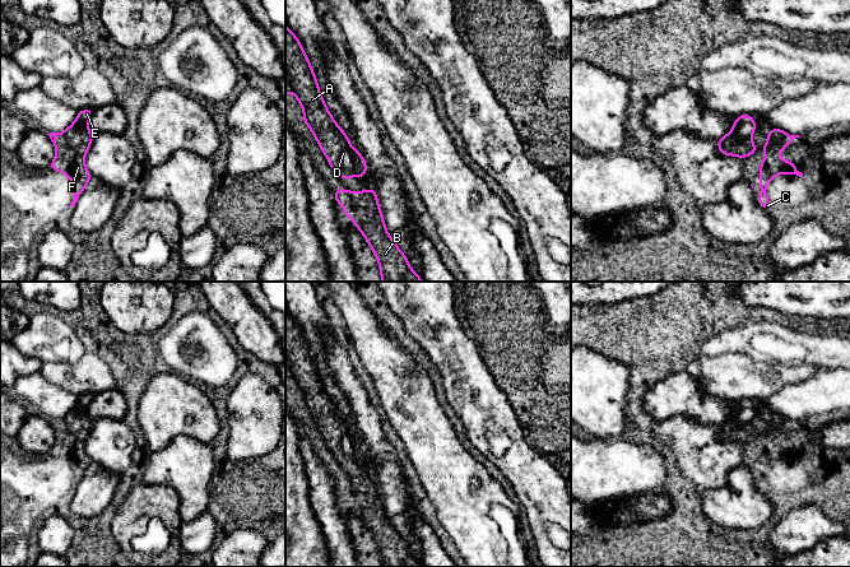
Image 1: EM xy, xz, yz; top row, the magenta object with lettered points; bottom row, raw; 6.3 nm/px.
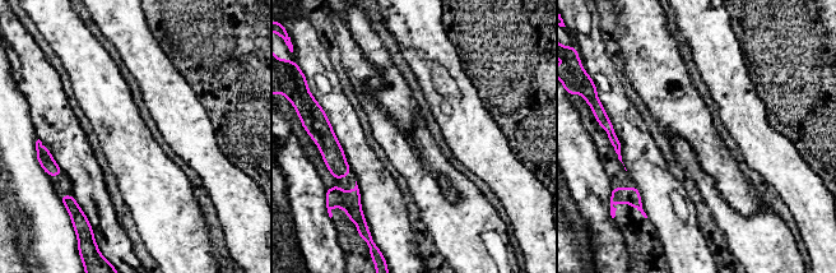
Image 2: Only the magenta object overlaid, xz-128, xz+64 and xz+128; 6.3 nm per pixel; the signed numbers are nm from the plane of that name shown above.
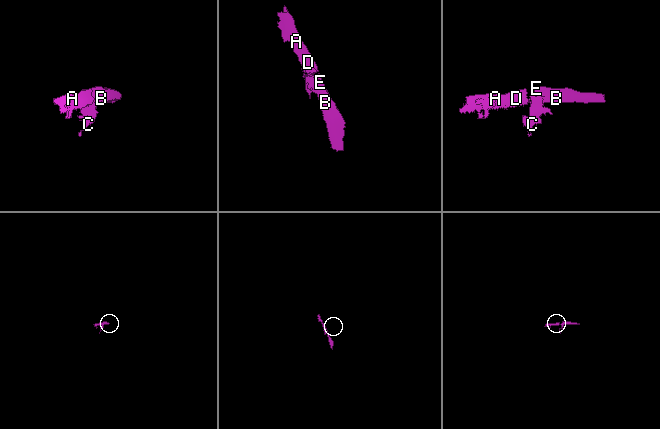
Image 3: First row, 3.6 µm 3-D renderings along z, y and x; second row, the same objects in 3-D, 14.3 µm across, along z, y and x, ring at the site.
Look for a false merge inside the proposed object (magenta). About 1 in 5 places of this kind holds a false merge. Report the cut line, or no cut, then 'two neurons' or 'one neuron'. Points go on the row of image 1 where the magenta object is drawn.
cut none; one neuron

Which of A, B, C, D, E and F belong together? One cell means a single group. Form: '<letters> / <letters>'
A B C D E F

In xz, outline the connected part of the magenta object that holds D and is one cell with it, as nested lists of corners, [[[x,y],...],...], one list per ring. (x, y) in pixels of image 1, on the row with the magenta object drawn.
[[[285,24],[285,96],[293,92],[303,110],[303,121],[312,131],[335,175],[343,181],[348,177],[366,177],[367,164],[344,130],[330,115],[319,89],[310,60],[299,39]]]

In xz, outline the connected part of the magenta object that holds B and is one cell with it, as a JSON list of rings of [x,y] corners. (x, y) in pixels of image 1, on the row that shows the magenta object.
[[[333,189],[333,191],[335,205],[339,203],[344,205],[344,215],[353,219],[354,228],[362,231],[377,257],[381,282],[423,282],[387,233],[375,189],[356,192],[348,189]]]

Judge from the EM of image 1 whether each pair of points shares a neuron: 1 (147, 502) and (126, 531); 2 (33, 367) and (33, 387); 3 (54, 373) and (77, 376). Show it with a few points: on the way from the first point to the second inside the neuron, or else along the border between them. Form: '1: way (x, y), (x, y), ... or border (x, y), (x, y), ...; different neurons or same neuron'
1: way (139, 510), (126, 524); same neuron
2: border (38, 370), (22, 375), (13, 385); different neurons
3: way (59, 373), (72, 377); same neuron

